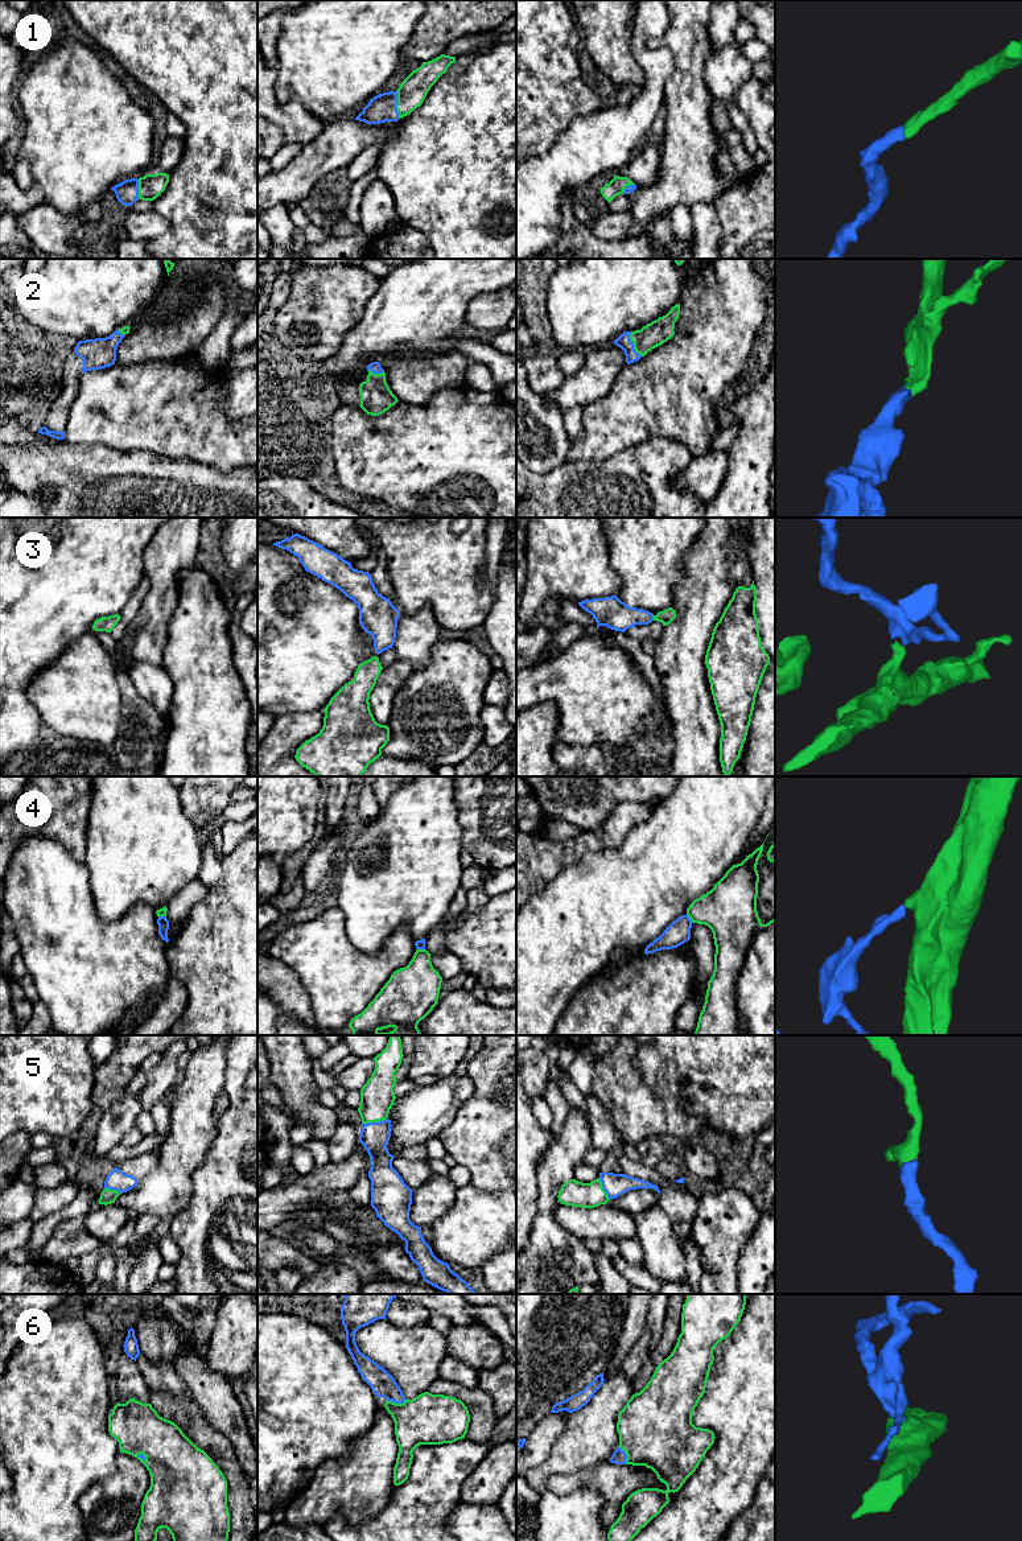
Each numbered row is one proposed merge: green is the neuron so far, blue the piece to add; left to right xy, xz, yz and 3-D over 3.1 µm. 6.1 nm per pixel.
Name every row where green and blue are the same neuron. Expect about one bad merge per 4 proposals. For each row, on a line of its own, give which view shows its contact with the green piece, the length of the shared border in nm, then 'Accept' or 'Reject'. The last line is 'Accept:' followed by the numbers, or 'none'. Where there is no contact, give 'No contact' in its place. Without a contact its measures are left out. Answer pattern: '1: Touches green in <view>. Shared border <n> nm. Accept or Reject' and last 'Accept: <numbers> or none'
1: Touches green in xz. Shared border 180 nm. Accept
2: Touches green in yz. Shared border 170 nm. Accept
3: Touches green in yz. Shared border 30 nm. Accept
4: Touches green in yz. Shared border 70 nm. Reject
5: Touches green in xz. Shared border 160 nm. Accept
6: Touches green in xz. Shared border 140 nm. Accept
Accept: 1, 2, 3, 5, 6

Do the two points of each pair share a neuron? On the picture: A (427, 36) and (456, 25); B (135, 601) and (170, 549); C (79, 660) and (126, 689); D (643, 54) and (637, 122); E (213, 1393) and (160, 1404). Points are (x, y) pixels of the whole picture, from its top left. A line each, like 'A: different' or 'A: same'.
A: same
B: different
C: different
D: same
E: different

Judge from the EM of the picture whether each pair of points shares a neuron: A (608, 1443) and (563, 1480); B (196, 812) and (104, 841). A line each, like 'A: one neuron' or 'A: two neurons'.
A: two neurons
B: two neurons

